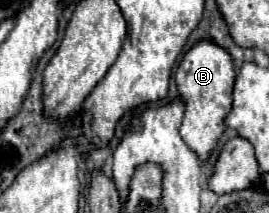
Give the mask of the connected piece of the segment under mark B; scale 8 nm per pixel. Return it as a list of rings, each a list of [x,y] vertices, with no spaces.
[[[201,39],[183,55],[175,73],[175,81],[179,97],[185,101],[185,117],[179,129],[181,137],[199,155],[199,159],[205,161],[225,129],[223,119],[233,107],[233,85],[235,85],[233,57],[213,39]]]

